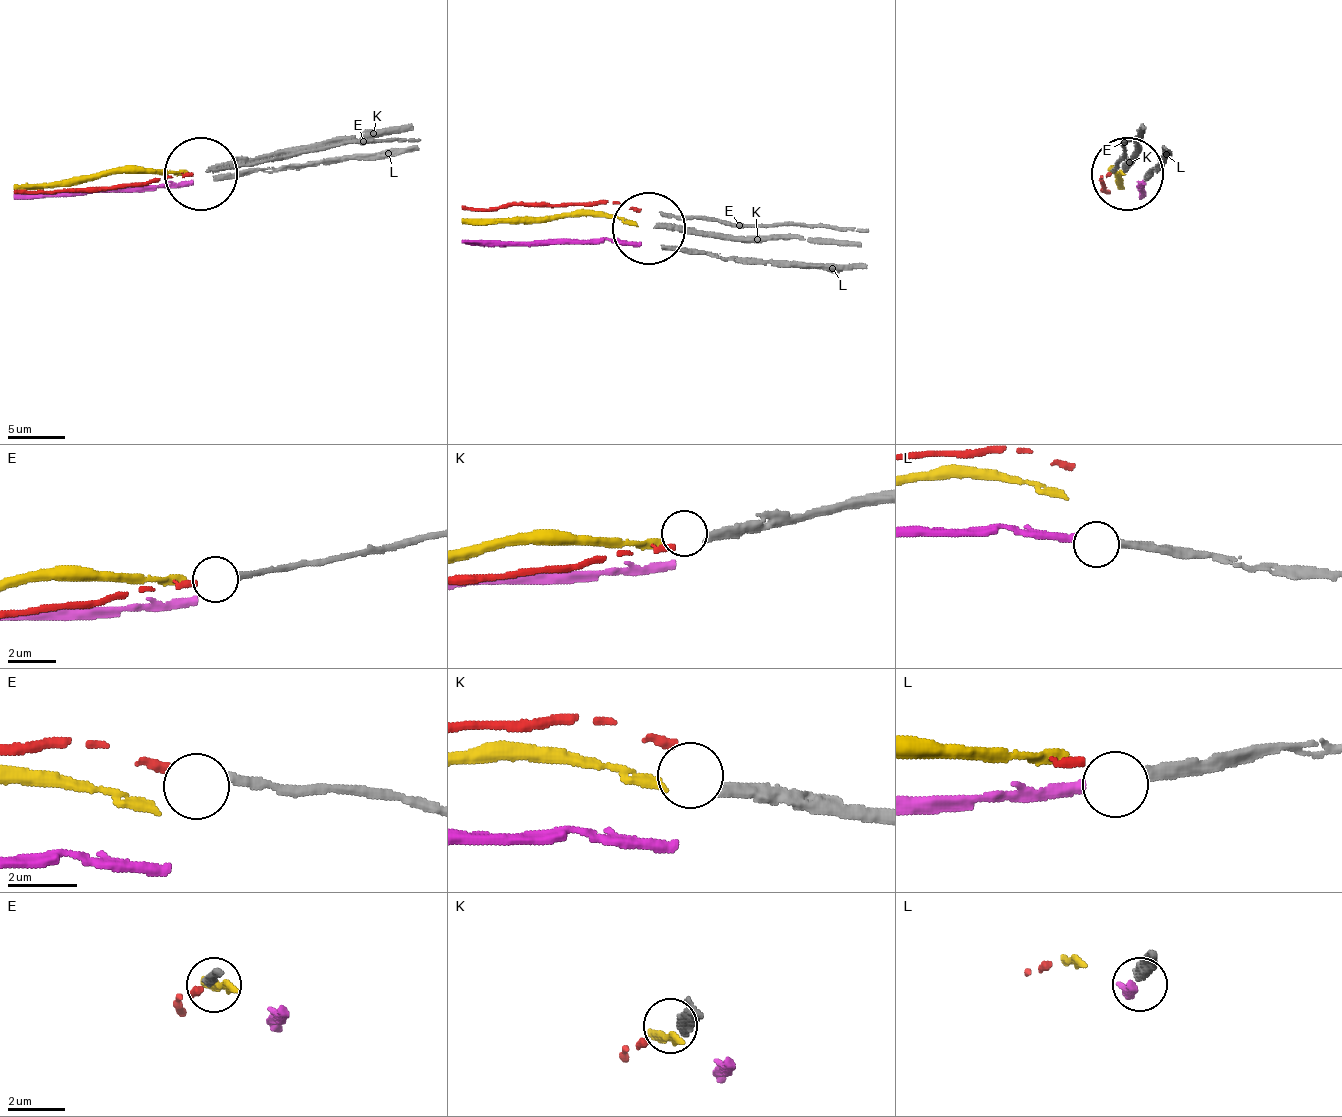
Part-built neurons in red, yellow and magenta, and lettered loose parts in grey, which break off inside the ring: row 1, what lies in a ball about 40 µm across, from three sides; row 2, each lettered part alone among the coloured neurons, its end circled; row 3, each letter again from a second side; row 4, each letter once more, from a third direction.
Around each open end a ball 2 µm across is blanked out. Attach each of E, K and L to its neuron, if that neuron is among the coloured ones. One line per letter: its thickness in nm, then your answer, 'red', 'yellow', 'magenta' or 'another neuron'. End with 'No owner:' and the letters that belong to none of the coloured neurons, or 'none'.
E: 240 nm | red
K: 360 nm | yellow
L: 360 nm | magenta
No owner: none

